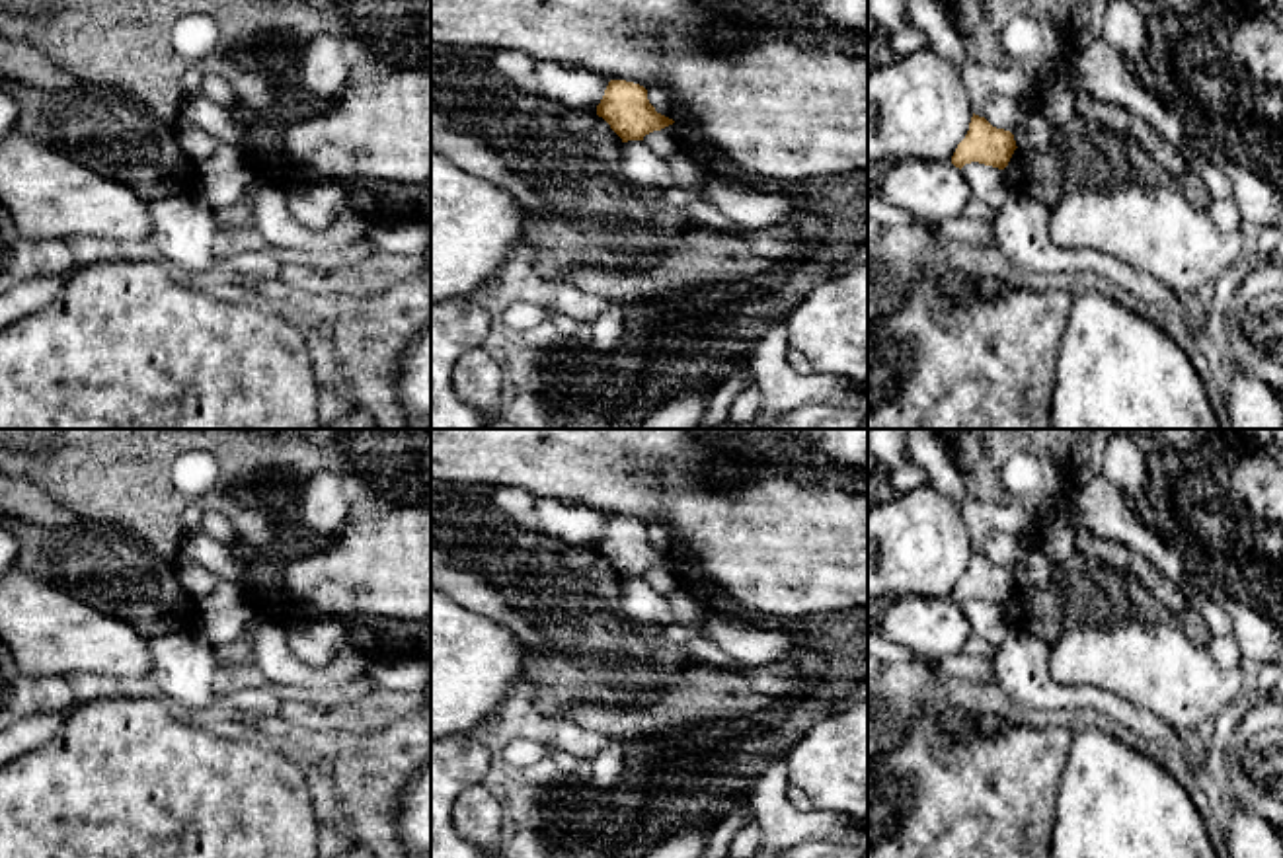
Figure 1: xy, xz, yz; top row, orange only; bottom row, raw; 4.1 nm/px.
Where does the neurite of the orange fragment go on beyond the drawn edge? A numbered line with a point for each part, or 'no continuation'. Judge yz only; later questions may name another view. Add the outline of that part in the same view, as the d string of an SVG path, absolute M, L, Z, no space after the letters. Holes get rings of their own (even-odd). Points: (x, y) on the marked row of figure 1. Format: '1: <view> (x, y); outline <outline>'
no continuation

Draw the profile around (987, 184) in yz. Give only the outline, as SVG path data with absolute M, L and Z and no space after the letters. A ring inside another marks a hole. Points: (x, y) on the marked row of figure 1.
M971 162L961 168L961 174L969 185L971 197L991 209L1002 207L1012 193L1004 170Z

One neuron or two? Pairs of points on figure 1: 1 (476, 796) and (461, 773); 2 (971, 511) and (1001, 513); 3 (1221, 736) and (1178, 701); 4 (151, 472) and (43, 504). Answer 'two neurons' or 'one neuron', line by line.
1: two neurons
2: one neuron
3: two neurons
4: two neurons

